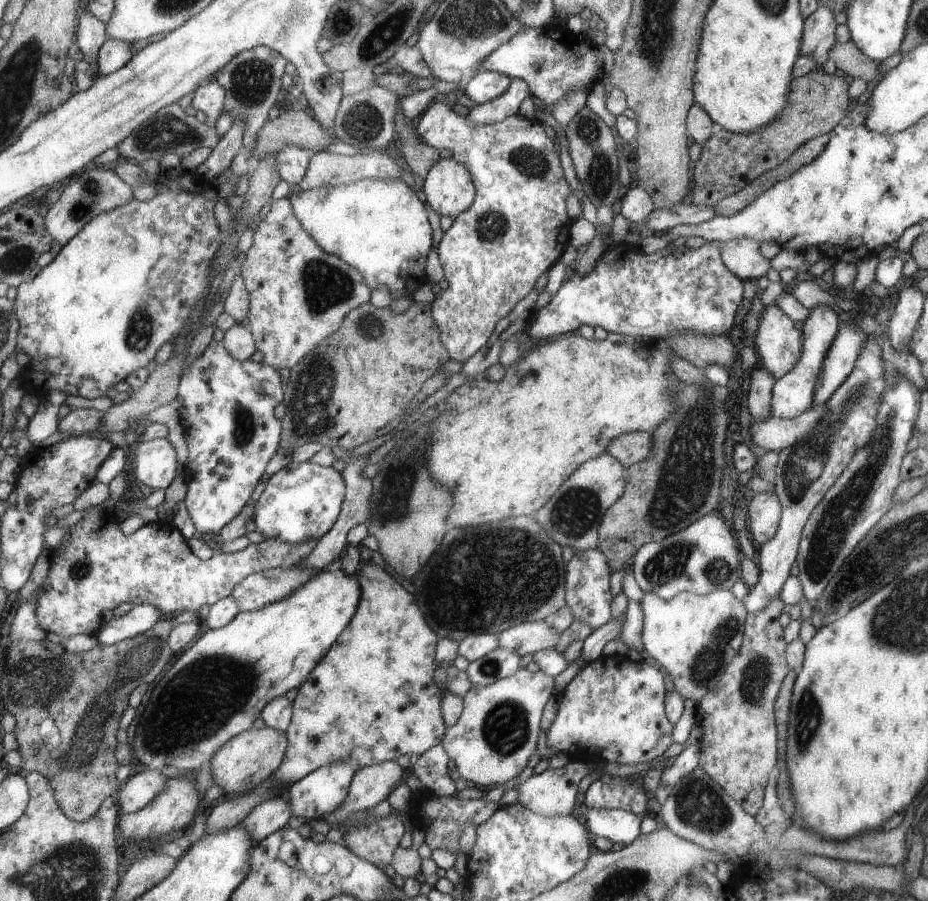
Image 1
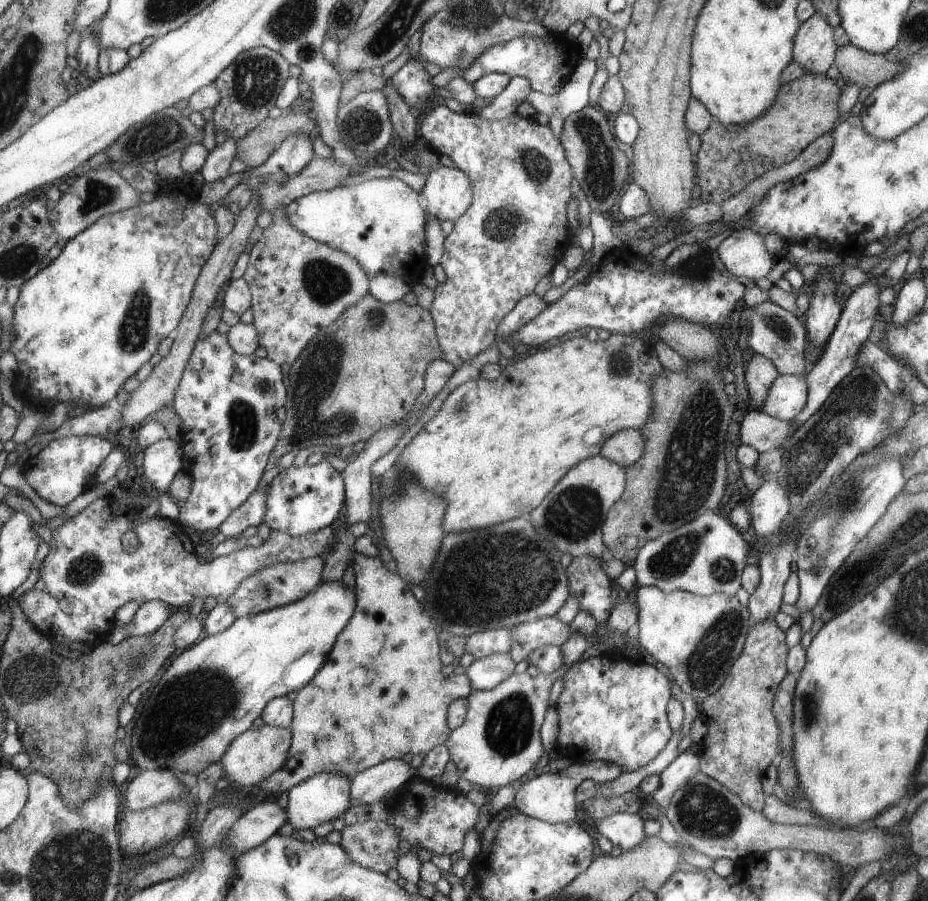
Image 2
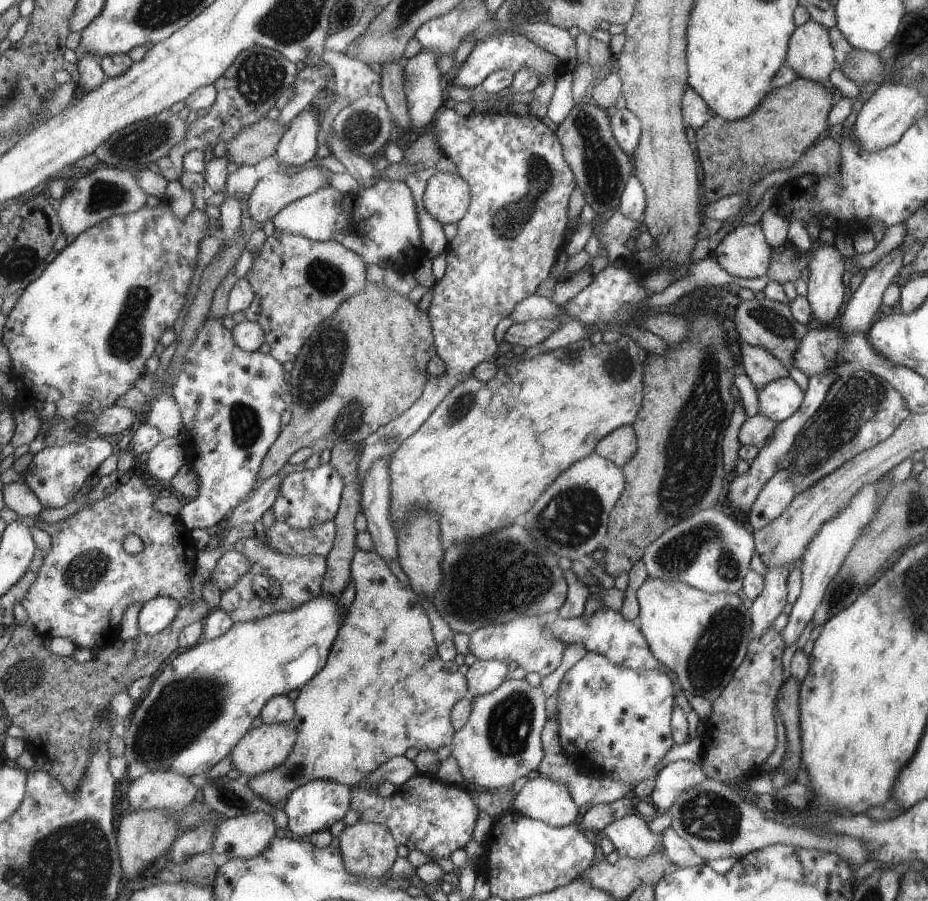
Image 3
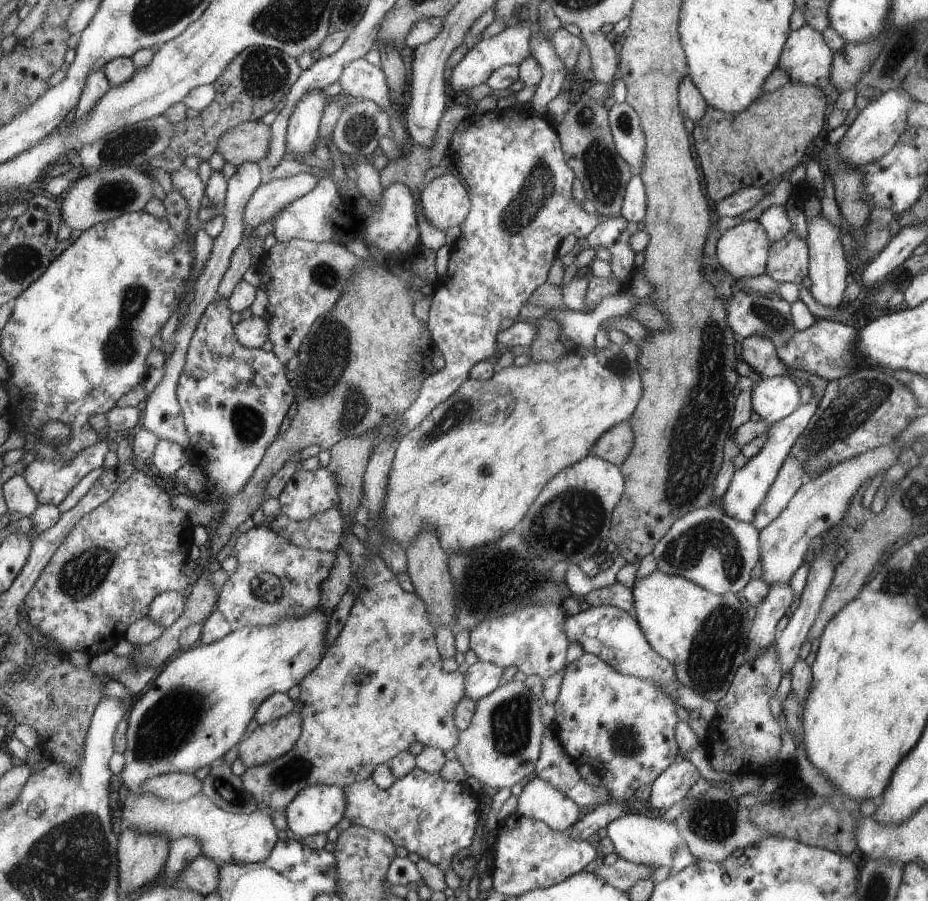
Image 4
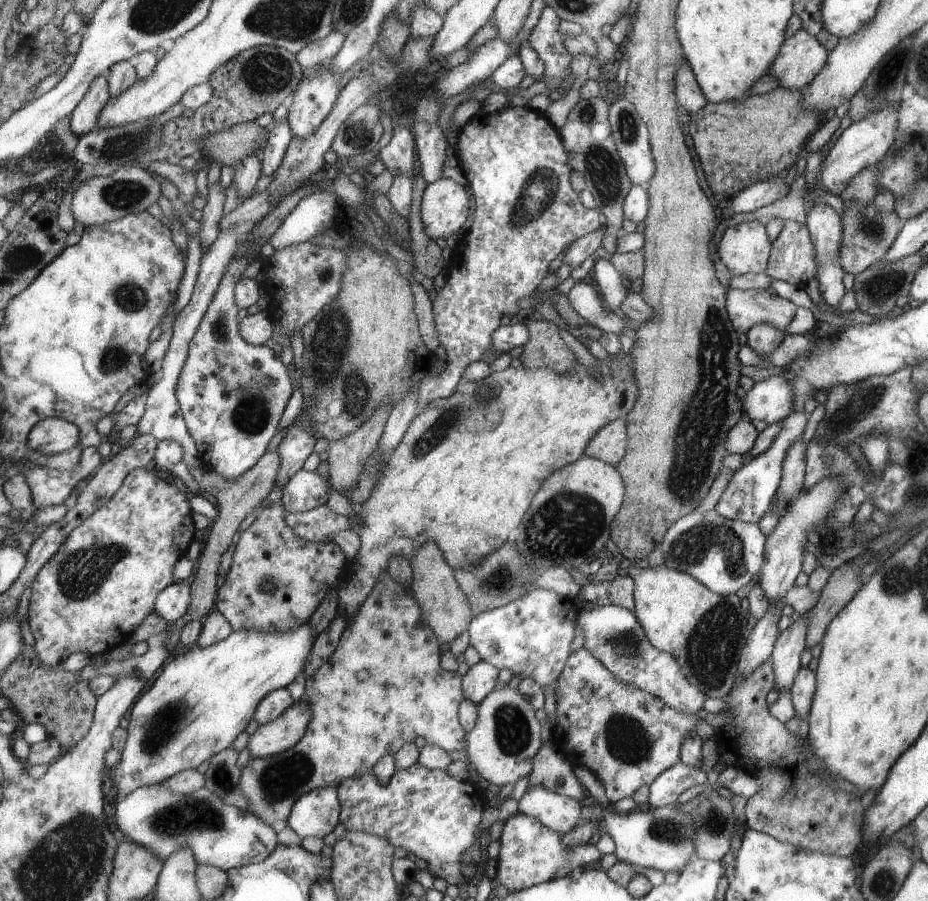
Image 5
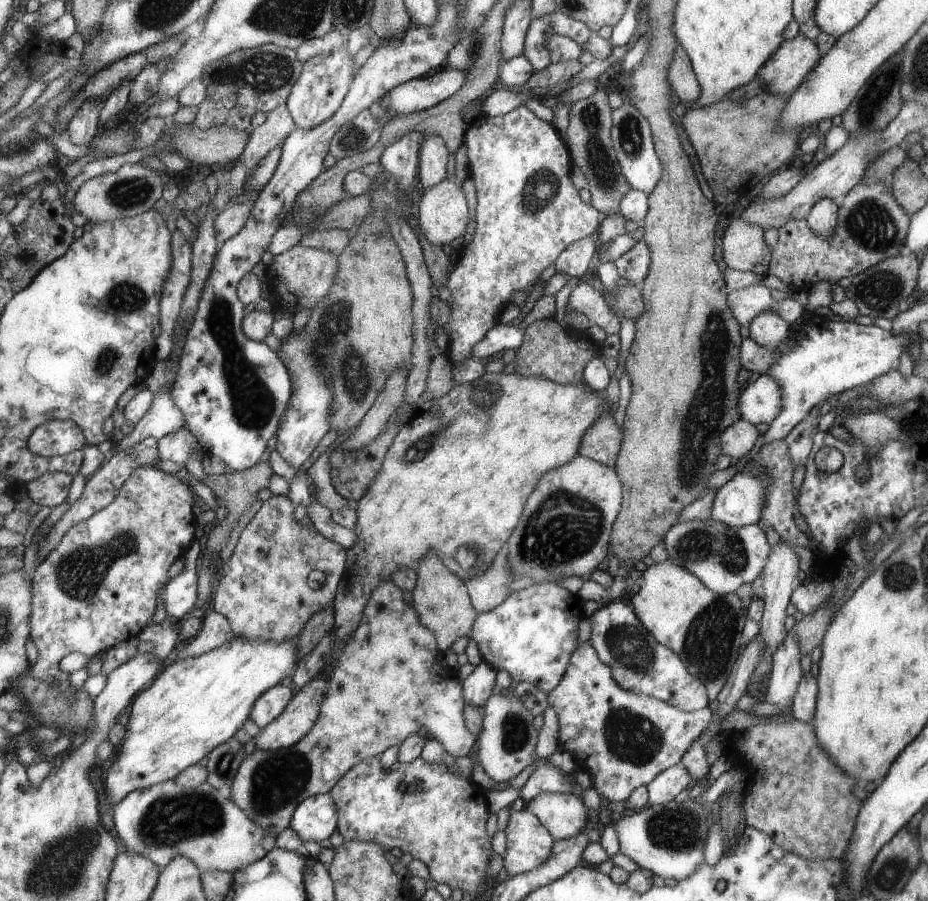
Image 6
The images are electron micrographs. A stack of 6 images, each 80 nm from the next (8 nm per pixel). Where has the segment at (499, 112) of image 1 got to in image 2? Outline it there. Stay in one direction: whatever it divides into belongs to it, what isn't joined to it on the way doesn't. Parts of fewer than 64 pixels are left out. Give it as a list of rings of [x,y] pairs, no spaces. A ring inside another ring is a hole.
[[[522,76],[510,77],[507,86],[497,96],[491,100],[484,108],[476,113],[481,118],[499,120],[515,113],[515,108],[524,101],[525,96],[531,90],[528,78]]]

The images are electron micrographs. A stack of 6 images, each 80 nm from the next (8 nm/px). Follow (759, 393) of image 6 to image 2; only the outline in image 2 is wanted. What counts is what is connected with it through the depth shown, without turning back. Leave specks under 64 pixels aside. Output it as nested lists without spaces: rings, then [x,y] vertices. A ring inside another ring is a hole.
[[[797,375],[776,376],[768,388],[760,411],[776,419],[790,421],[799,414],[808,396],[808,385],[803,377]]]

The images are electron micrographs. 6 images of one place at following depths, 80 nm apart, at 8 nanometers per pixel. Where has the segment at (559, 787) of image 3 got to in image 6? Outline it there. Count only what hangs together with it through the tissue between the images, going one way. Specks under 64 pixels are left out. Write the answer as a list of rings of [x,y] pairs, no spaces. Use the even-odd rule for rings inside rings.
[[[539,792],[522,806],[540,820],[554,840],[571,838],[585,826],[585,808],[572,793]]]

